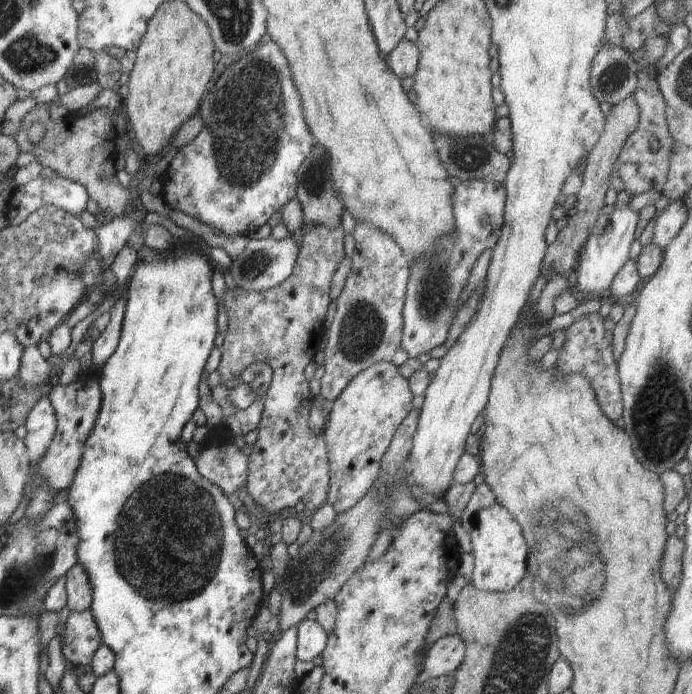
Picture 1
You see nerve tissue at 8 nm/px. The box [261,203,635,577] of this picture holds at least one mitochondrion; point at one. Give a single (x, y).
(361, 330)

